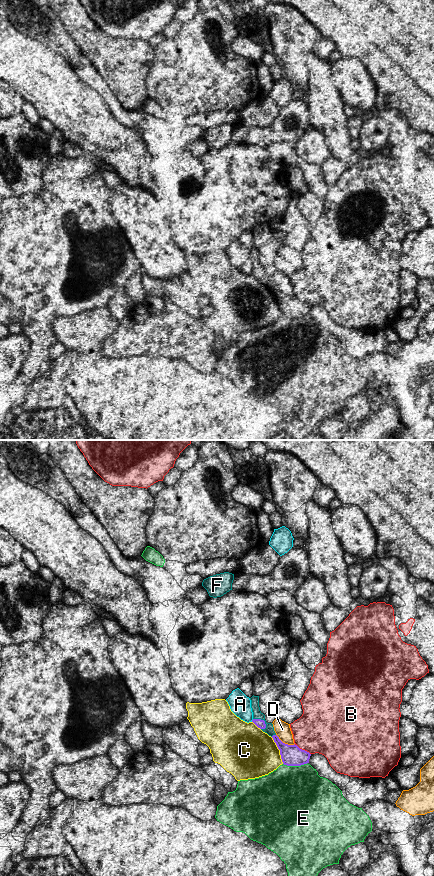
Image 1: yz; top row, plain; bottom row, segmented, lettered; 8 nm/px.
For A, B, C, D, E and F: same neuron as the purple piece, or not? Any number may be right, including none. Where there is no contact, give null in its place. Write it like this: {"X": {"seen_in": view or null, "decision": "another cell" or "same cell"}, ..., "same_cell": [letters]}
{"A": {"seen_in": "yz", "decision": "another cell"}, "B": {"seen_in": "yz", "decision": "another cell"}, "C": {"seen_in": "yz", "decision": "another cell"}, "D": {"seen_in": "yz", "decision": "another cell"}, "E": {"seen_in": "yz", "decision": "another cell"}, "F": {"seen_in": "yz", "decision": "same cell"}, "same_cell": ["F"]}

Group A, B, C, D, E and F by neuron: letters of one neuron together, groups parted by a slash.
A / B / C / D / E / F

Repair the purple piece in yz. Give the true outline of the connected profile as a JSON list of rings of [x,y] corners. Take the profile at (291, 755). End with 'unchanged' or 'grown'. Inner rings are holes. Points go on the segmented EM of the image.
[[[252,696],[251,708],[253,712],[252,722],[260,728],[263,732],[271,736],[280,750],[281,759],[284,765],[287,766],[301,766],[309,763],[311,754],[305,750],[300,749],[297,745],[288,745],[283,743],[274,731],[272,723],[267,723],[265,715],[260,711],[259,696]]]; grown

